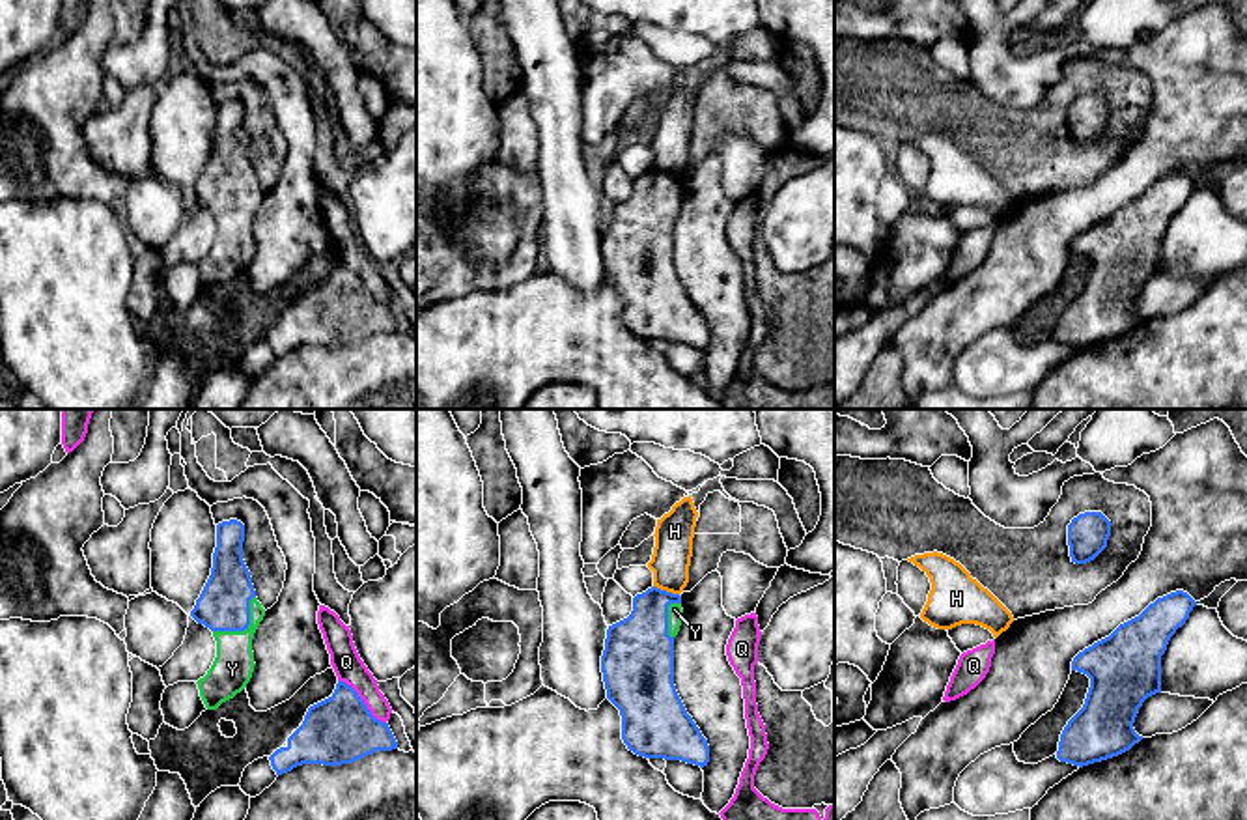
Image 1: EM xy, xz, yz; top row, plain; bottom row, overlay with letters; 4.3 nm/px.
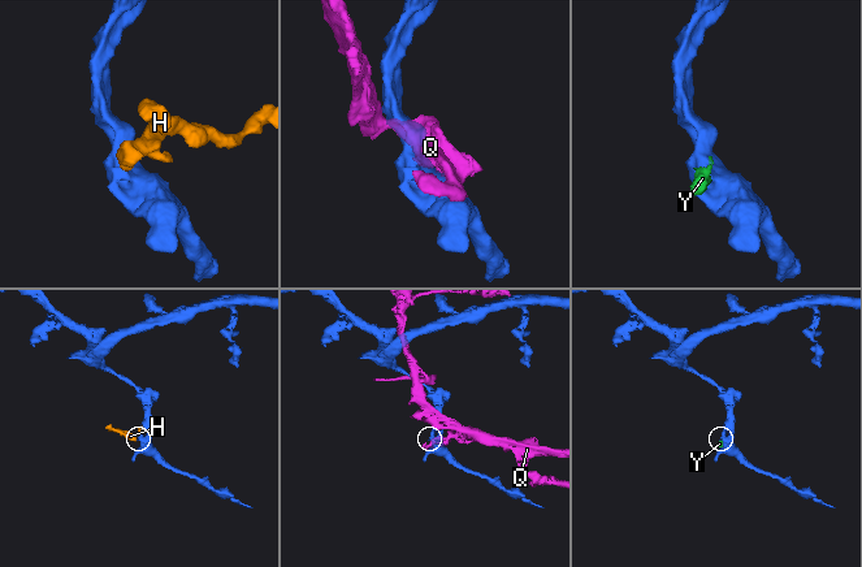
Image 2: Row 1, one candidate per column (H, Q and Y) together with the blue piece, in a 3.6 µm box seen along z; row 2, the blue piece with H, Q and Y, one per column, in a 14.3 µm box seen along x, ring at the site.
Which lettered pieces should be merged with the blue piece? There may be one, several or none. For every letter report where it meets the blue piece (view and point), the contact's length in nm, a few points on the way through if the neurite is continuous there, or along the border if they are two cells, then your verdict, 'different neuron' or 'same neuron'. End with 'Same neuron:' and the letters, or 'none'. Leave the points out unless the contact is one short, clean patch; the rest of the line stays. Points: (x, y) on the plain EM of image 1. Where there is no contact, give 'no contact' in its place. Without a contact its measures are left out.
H: contact xz (665, 172); length 120 nm; border xz (654, 167), (678, 176); different neuron
Q: contact xy (363, 282); length 280 nm; different neuron
Y: contact xy (245, 210); length 240 nm; same neuron
Same neuron: Y

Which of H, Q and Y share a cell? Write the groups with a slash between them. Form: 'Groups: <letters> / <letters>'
Groups: H / Q / Y

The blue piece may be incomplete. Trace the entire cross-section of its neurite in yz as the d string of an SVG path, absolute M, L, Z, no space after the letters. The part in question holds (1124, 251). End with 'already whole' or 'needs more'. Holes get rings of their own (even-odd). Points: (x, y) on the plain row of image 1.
M1184 172L1170 174L1150 185L1139 198L1120 205L1109 219L1079 233L1072 252L1090 260L1083 290L1060 316L1057 340L1073 347L1088 347L1129 332L1142 321L1133 310L1142 284L1161 275L1161 237L1170 219L1185 205L1197 183Z; already whole

